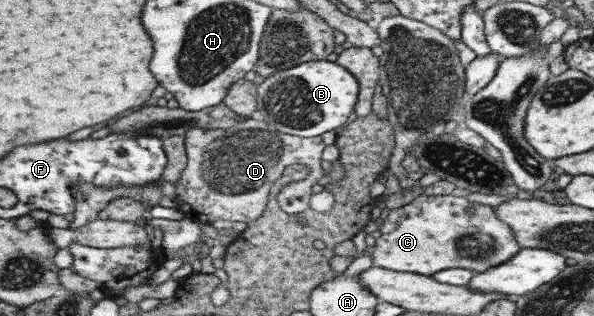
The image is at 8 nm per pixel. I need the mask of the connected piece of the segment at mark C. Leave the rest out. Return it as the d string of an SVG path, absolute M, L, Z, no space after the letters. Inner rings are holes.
M423 194L415 197L413 200L406 200L406 205L392 209L382 223L379 230L382 235L375 240L376 244L374 248L370 250L373 264L379 268L388 268L389 270L397 272L415 272L415 274L427 274L427 276L431 276L431 274L435 274L435 272L441 272L441 270L447 270L447 268L468 268L469 270L474 270L475 273L485 272L488 268L506 262L506 260L509 260L521 249L520 244L514 239L513 230L511 230L505 222L497 220L495 216L496 214L493 207L484 206L483 204L473 204L473 202L469 202L467 198L461 198L461 196L425 196L425 194ZM469 208L473 208L474 213L469 212Z

